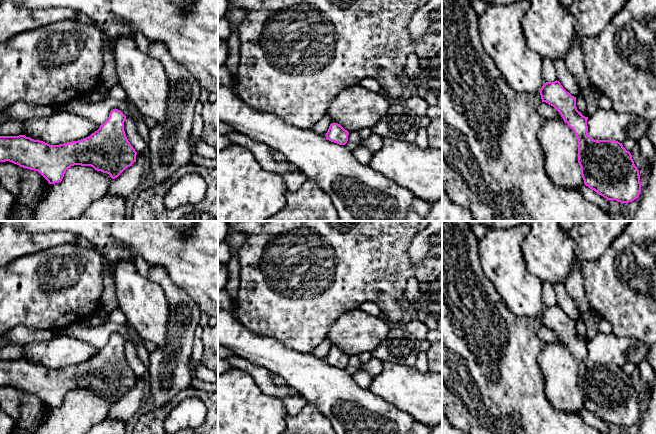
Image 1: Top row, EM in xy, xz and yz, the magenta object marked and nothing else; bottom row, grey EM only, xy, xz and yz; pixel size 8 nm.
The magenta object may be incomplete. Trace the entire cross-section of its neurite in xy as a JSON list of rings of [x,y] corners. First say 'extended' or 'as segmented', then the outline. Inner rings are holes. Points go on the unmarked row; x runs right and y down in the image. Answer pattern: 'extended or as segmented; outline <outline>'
as segmented; outline [[[113,333],[108,343],[90,360],[59,369],[50,369],[25,359],[0,360],[0,386],[9,385],[20,391],[38,395],[49,408],[61,406],[66,394],[74,389],[91,390],[115,403],[136,386],[137,376],[124,355],[125,344],[126,340],[120,334]]]

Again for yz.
as segmented; outline [[[559,305],[546,306],[539,314],[542,326],[553,330],[578,363],[578,387],[584,408],[607,424],[629,427],[637,423],[641,415],[639,394],[632,379],[622,367],[615,364],[594,364],[588,359],[587,344],[576,331],[576,321],[567,316]]]

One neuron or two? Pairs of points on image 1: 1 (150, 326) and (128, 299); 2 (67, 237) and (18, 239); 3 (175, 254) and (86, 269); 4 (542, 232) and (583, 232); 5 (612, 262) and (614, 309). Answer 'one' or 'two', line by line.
1: one
2: one
3: two
4: two
5: one

